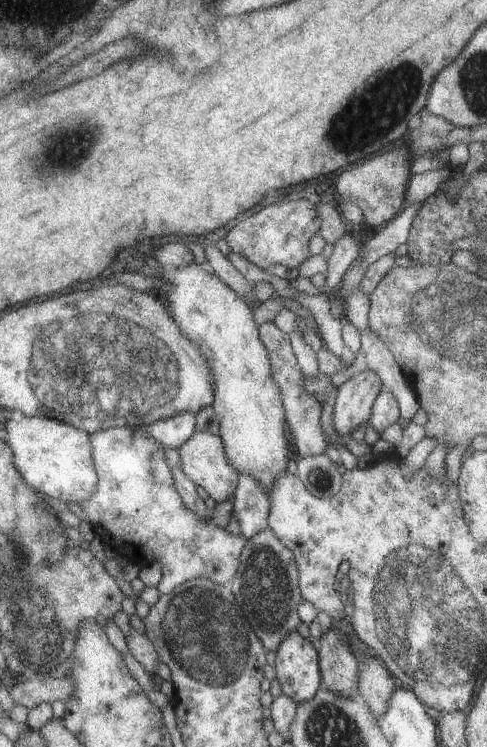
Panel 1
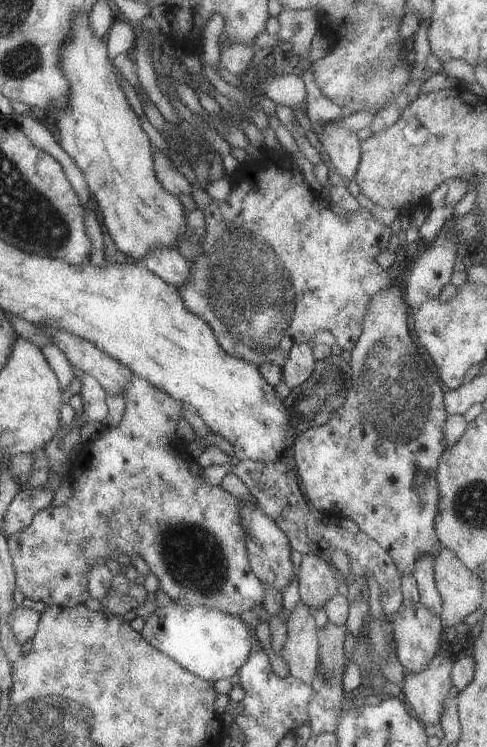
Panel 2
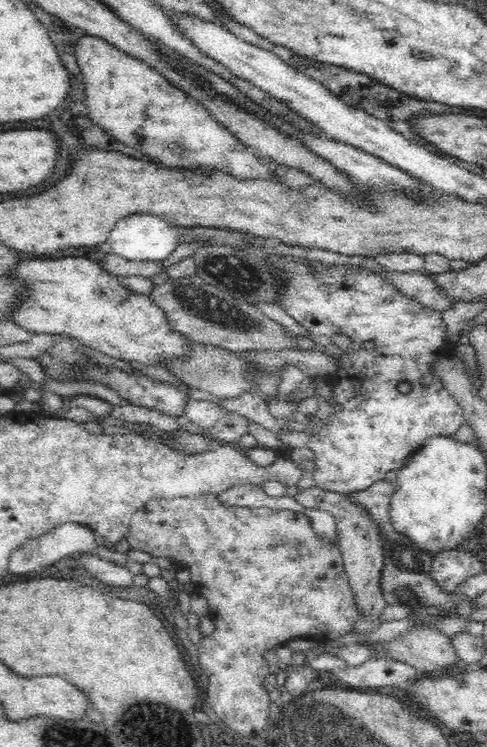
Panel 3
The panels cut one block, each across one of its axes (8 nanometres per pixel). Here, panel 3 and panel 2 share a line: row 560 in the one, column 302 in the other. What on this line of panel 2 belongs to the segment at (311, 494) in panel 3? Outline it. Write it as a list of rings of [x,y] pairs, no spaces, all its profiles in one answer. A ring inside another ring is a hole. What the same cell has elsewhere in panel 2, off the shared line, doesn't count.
[[[307,343],[293,345],[281,369],[282,380],[287,388],[292,389],[305,382],[315,362],[312,348],[309,348]]]

